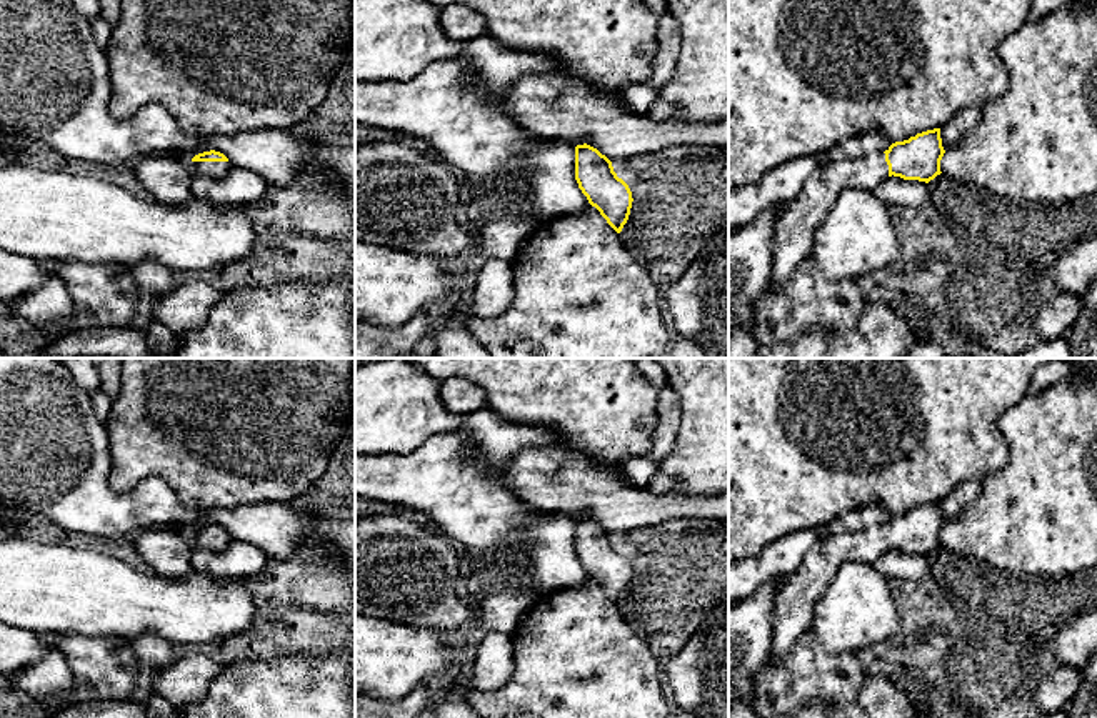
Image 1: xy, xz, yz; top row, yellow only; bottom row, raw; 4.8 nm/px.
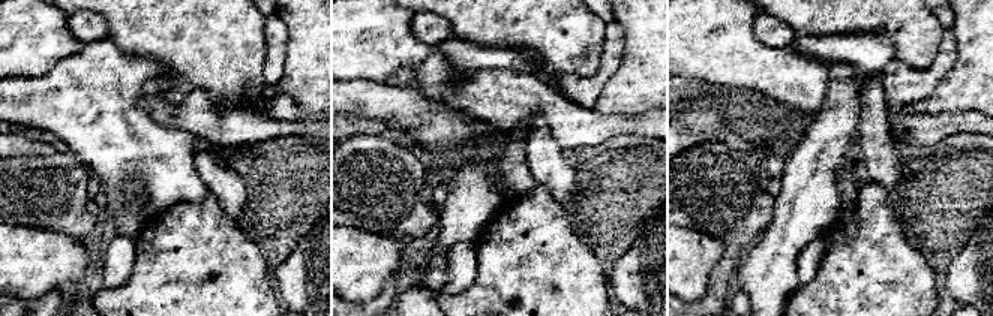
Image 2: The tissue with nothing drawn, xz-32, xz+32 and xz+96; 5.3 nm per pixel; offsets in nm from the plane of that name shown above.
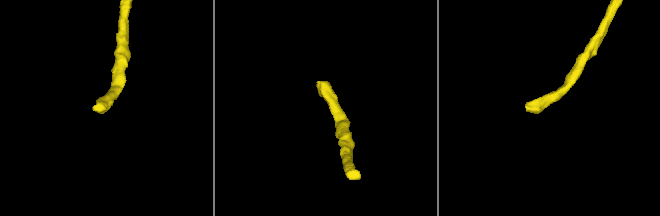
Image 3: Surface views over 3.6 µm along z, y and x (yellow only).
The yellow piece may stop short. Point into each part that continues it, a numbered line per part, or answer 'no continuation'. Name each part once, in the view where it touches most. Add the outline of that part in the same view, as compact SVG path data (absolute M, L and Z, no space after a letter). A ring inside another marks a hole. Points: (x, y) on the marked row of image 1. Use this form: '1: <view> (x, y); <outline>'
1: xy (207, 169); M192 162L193 173L210 178L222 178L230 168L230 162Z

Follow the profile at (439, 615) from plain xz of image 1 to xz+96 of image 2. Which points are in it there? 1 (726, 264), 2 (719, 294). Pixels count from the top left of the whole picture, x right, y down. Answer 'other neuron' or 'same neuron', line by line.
1: same neuron
2: same neuron

